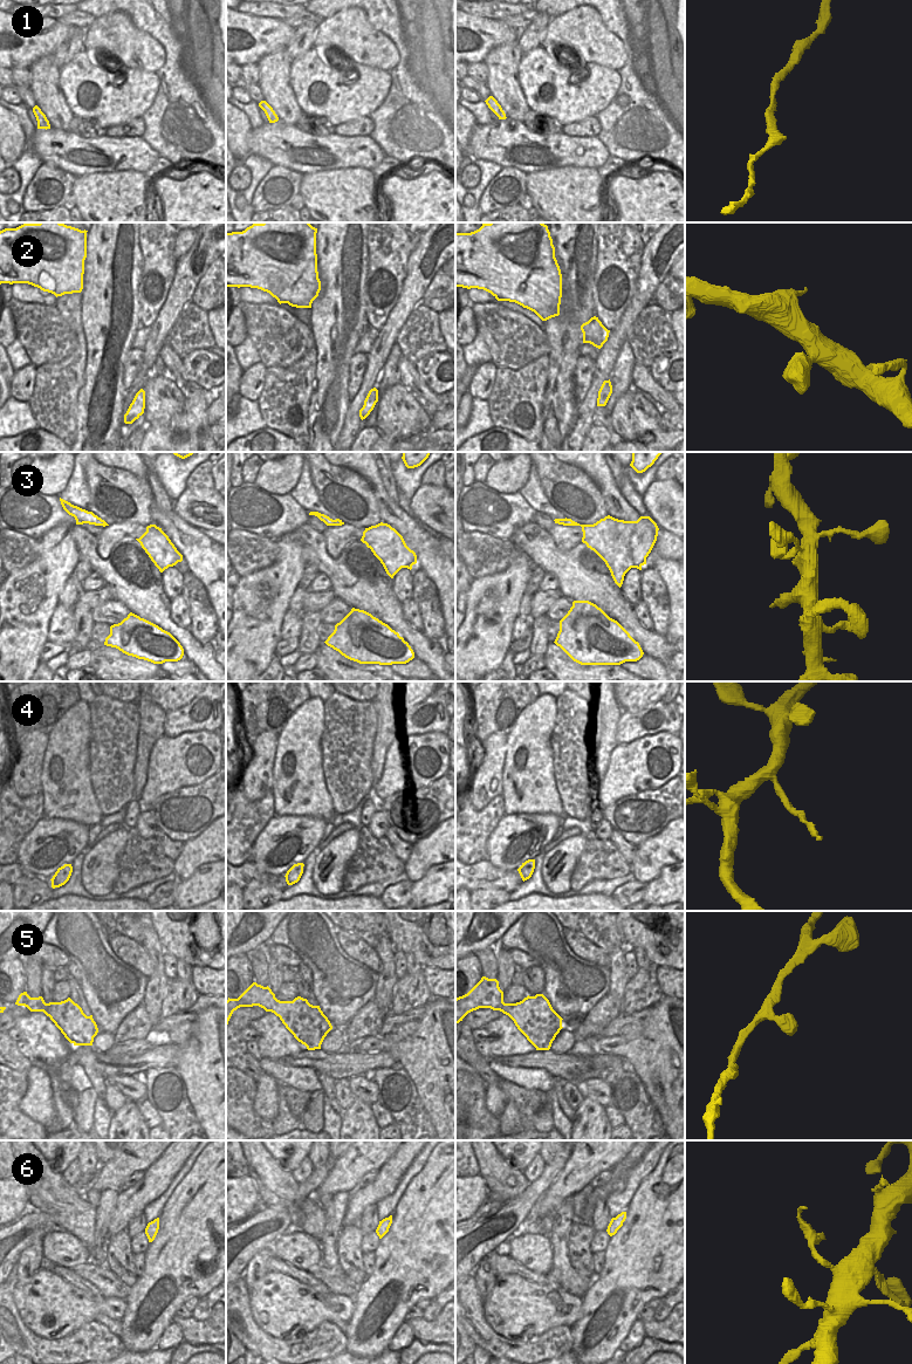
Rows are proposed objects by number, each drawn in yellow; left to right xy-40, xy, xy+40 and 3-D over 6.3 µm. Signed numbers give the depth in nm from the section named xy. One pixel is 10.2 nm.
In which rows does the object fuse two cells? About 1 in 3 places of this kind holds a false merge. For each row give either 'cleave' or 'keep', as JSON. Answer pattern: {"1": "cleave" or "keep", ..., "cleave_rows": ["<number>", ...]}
{"1": "keep", "2": "keep", "3": "keep", "4": "cleave", "5": "keep", "6": "cleave", "cleave_rows": ["4", "6"]}

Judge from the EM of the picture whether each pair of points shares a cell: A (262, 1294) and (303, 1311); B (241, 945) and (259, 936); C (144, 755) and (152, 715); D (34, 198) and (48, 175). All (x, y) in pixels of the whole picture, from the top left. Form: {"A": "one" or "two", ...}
{"A": "one", "B": "one", "C": "one", "D": "one"}

